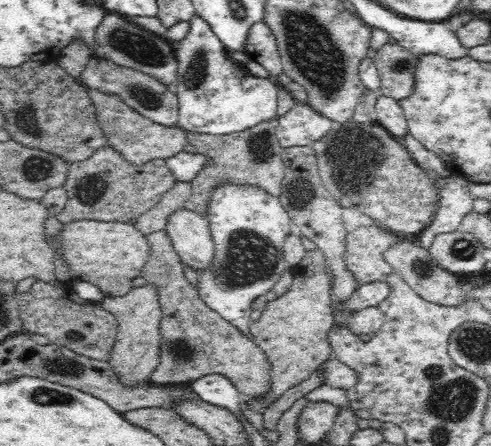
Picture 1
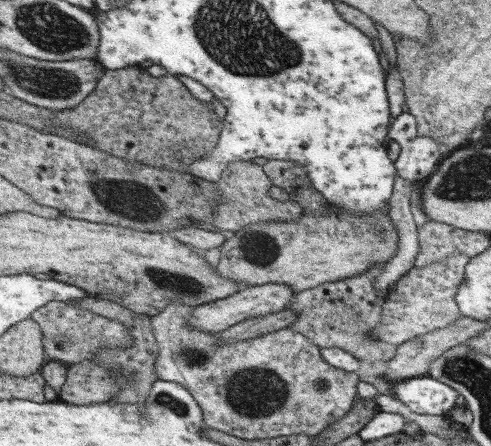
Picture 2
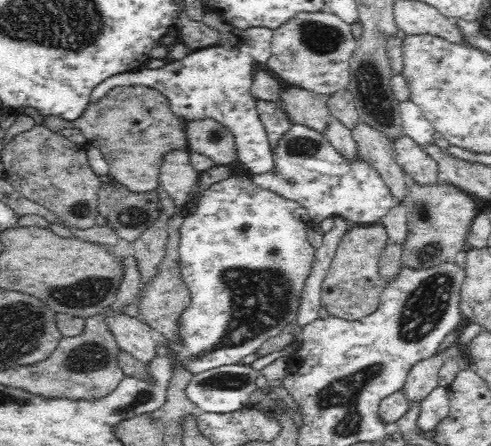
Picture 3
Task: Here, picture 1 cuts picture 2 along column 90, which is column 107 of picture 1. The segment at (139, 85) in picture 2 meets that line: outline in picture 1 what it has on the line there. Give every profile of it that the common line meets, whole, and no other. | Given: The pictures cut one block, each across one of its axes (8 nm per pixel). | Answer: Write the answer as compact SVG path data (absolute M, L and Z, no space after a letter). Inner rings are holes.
M86 86L86 90L94 102L100 128L104 130L104 134L108 134L108 140L110 140L108 146L118 150L134 166L142 166L142 164L148 164L154 160L168 160L168 158L184 152L184 146L188 144L186 130L182 130L178 126L160 126L154 120L150 120L150 118L138 114L136 110L132 110L130 106L126 106L116 96L102 94L102 92L92 90L88 86Z

